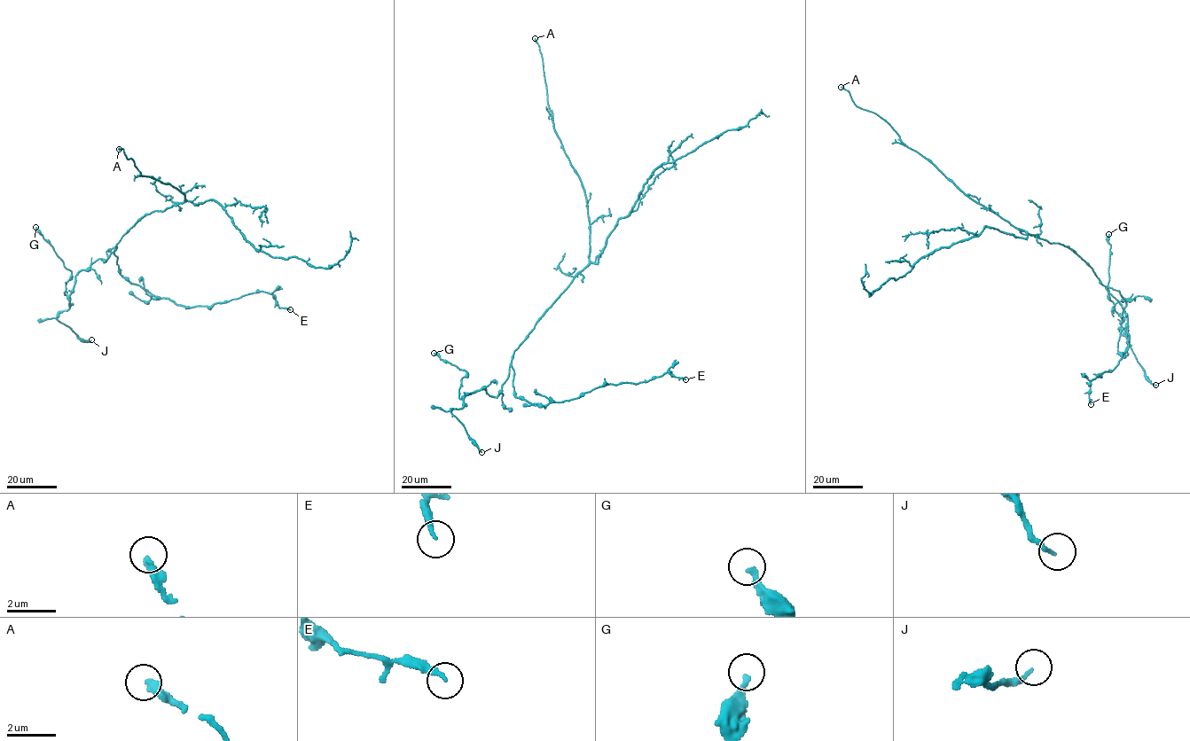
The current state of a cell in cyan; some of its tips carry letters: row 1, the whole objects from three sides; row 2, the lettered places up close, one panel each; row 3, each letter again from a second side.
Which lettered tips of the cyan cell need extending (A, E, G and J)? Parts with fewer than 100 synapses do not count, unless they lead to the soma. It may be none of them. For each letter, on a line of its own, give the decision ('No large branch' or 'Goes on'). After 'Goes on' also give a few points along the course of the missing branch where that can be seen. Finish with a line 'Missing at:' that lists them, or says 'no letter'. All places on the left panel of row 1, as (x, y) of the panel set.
A: Goes on. Course of what is missing: (119, 149), (114, 153), (115, 160)
E: No large branch
G: No large branch
J: No large branch
Missing at: A

